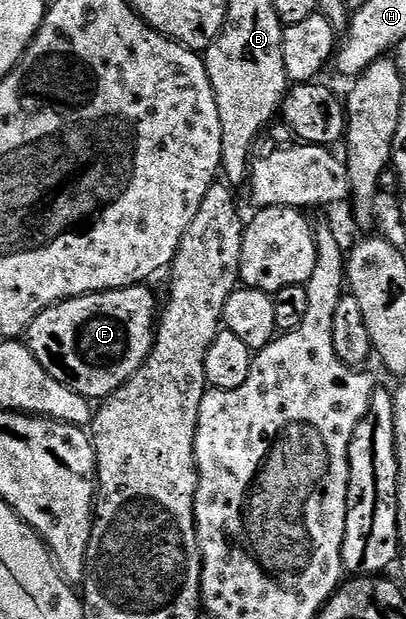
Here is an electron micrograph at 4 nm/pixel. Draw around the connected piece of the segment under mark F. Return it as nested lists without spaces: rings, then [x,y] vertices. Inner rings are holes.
[[[147,285],[84,294],[46,308],[28,325],[28,350],[58,380],[89,400],[108,398],[148,359],[156,341],[158,302]]]

